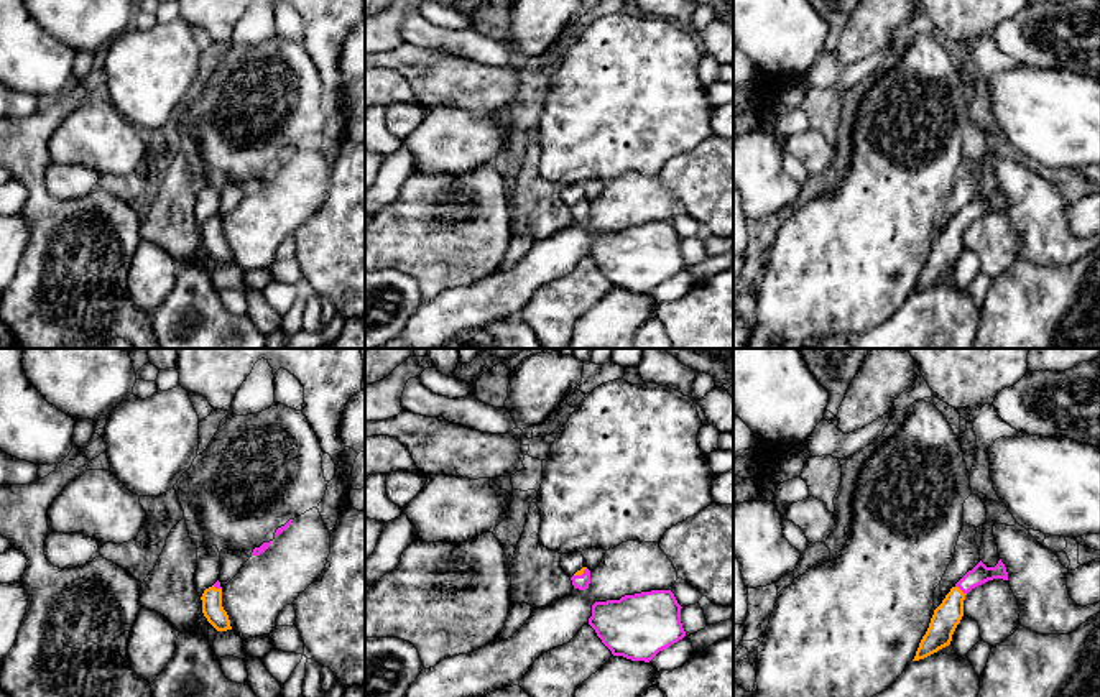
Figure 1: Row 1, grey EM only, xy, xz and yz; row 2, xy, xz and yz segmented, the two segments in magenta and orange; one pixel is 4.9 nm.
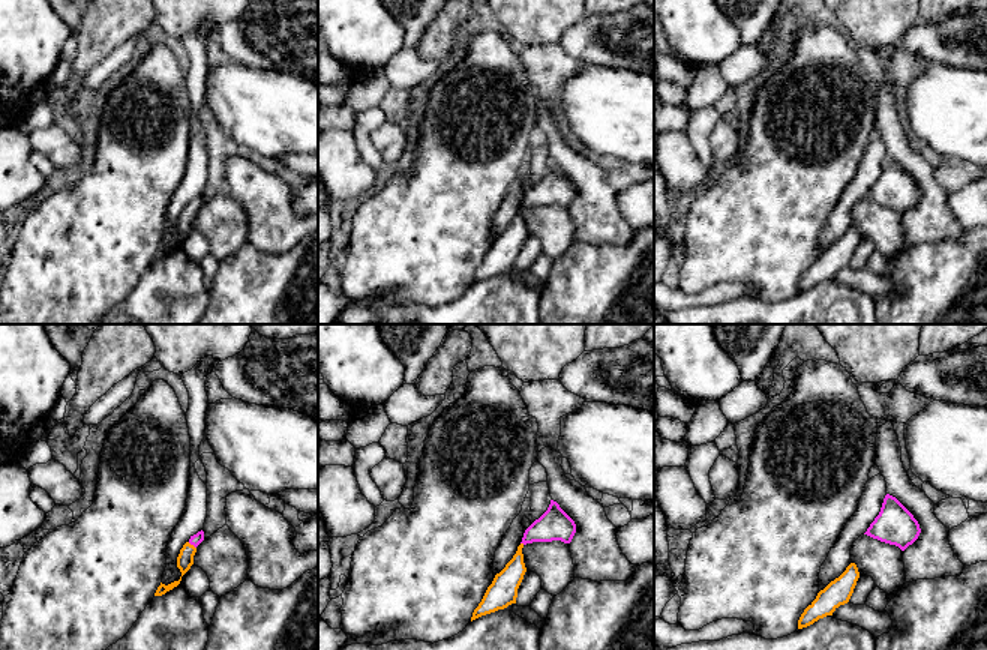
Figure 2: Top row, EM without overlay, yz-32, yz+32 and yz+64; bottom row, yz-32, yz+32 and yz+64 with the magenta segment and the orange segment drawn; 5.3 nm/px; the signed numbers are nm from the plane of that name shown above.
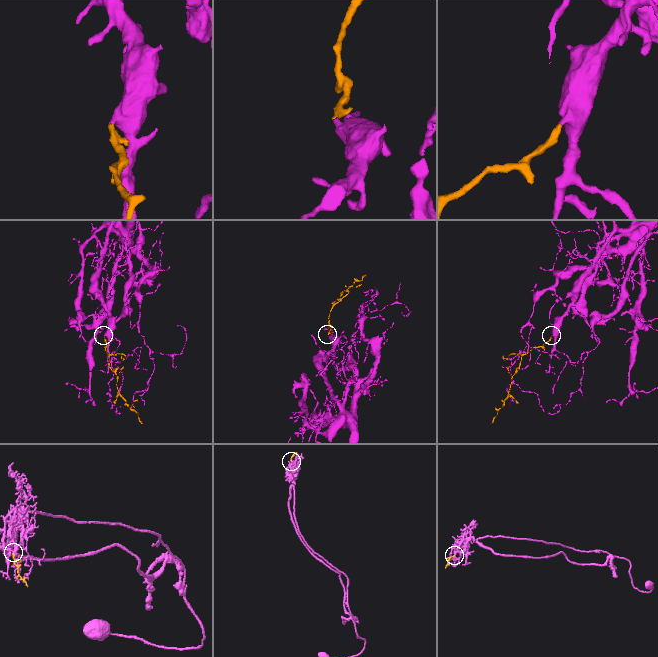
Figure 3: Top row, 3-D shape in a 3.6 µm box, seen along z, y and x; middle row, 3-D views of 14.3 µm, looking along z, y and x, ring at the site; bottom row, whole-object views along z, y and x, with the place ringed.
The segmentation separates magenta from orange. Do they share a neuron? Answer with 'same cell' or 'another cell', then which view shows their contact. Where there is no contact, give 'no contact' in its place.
same cell; contact in yz

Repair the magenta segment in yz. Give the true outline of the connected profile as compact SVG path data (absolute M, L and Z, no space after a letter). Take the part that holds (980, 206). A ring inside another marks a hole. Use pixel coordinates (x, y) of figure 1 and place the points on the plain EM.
M1001 191L995 199L987 199L982 192L968 202L945 227L942 235L934 242L929 260L922 268L913 293L924 291L952 273L952 266L964 248L965 227L993 210L1008 212L1008 204Z

